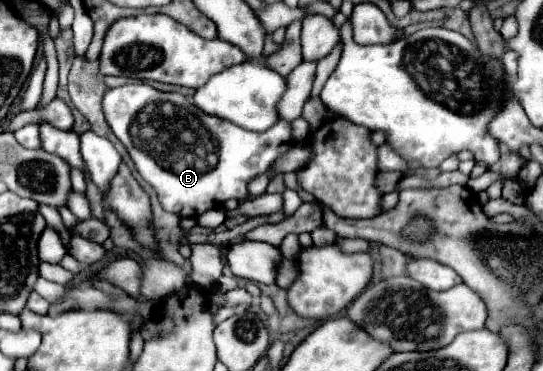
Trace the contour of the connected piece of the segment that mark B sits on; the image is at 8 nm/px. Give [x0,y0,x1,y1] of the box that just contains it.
[102,84,294,218]

